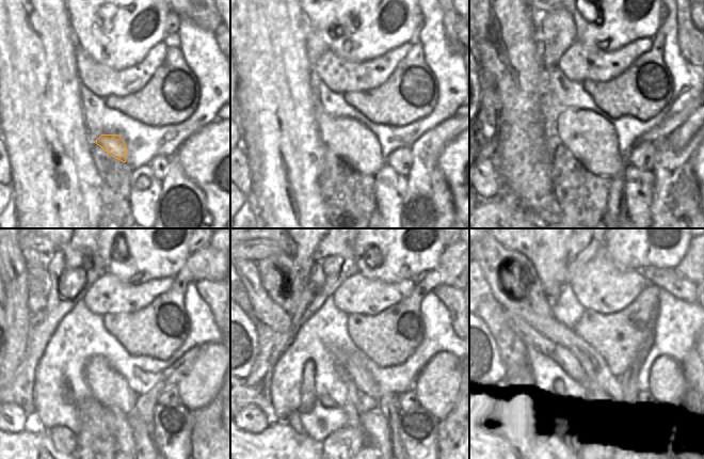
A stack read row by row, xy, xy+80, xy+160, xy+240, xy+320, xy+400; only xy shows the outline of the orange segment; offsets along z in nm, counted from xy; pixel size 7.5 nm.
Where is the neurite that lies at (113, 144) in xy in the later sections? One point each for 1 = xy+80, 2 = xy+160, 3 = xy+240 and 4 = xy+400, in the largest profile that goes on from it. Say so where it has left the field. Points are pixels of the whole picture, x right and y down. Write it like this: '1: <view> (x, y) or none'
1: xy+80 (356, 145)
2: xy+160 (591, 140)
3: xy+240 (84, 265)
4: xy+400 (580, 250)

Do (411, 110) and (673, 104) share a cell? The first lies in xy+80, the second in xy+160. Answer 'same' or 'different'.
different

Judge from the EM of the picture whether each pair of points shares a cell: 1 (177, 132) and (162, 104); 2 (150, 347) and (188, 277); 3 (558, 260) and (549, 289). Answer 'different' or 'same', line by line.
1: different
2: same
3: same

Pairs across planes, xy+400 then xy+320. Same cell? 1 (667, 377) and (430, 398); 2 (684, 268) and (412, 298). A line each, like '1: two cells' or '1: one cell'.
1: one cell
2: one cell

